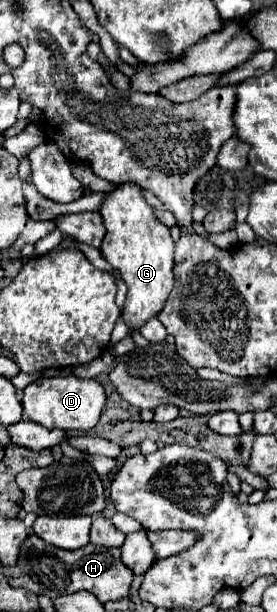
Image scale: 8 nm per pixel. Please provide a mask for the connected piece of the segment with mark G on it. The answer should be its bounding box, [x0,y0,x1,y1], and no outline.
[99,183,175,331]

